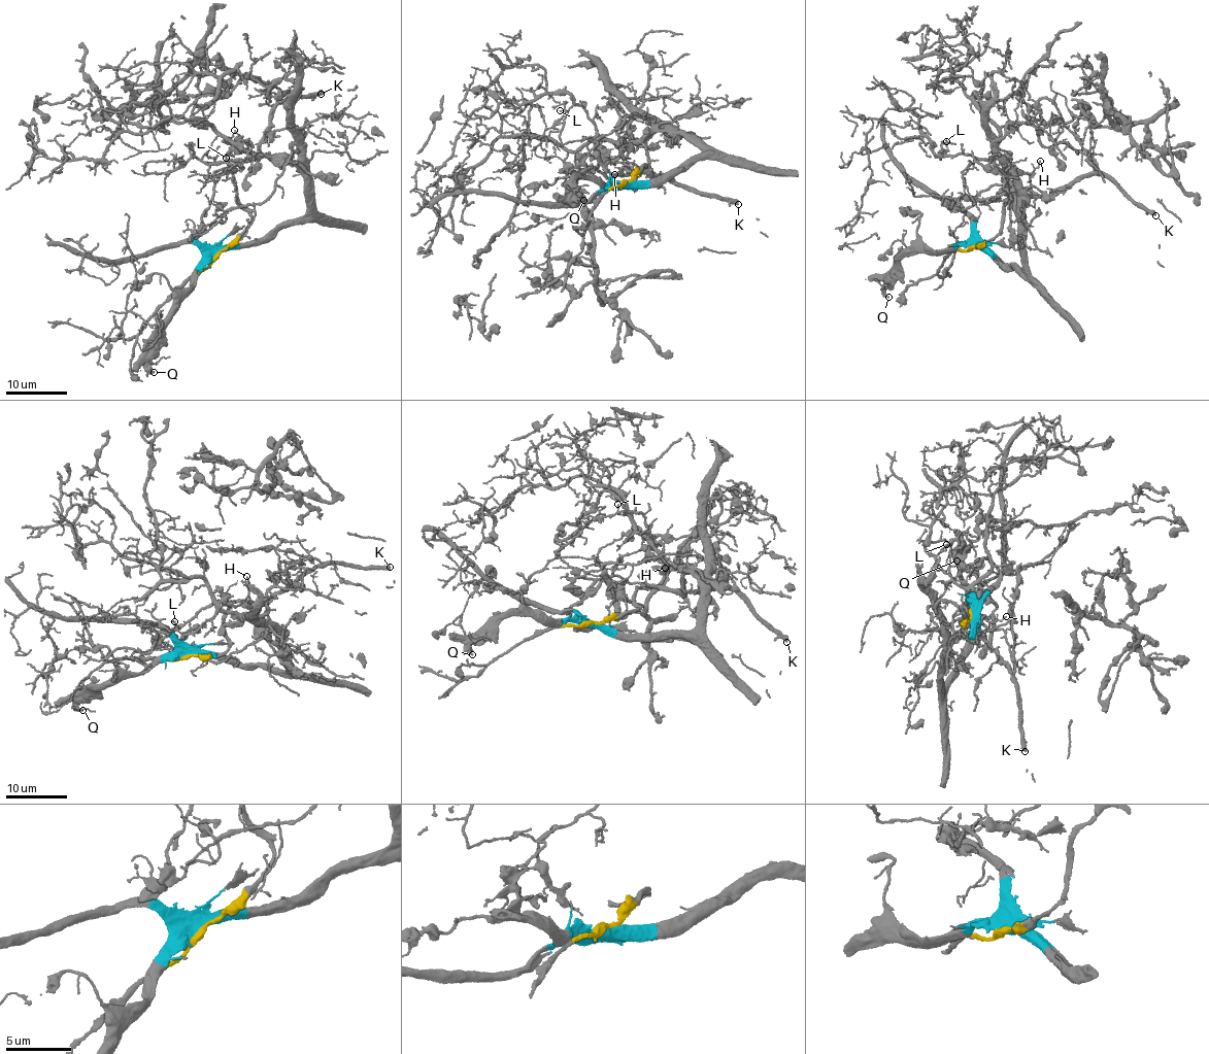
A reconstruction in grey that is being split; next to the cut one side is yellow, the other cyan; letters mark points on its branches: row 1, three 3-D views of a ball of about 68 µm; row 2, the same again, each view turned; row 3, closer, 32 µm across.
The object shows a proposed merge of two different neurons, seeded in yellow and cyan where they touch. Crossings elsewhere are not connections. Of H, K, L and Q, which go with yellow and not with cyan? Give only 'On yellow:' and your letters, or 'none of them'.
On yellow: H, K

